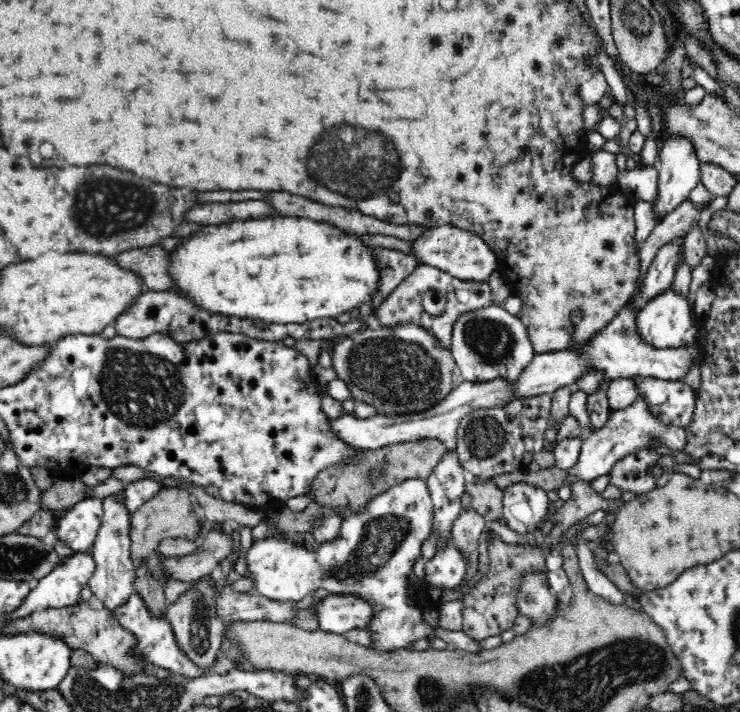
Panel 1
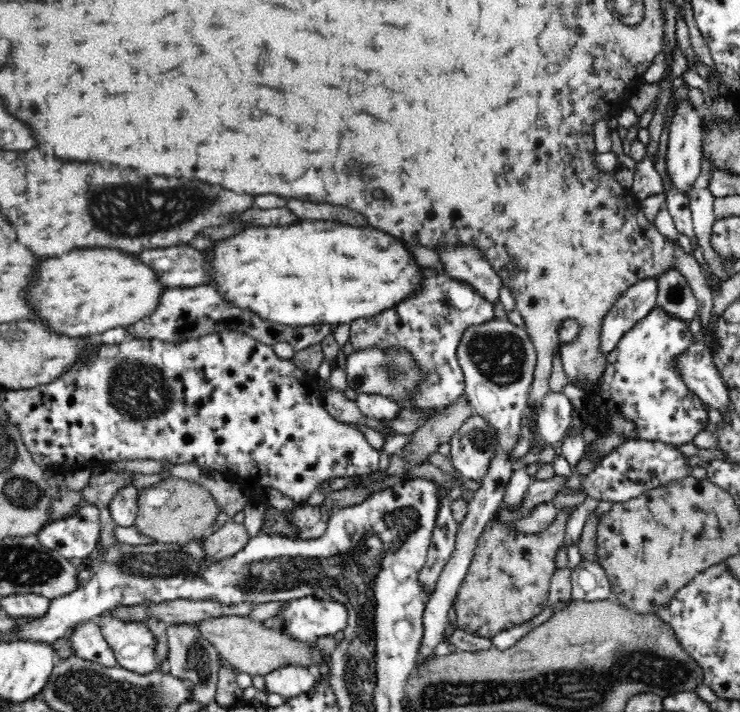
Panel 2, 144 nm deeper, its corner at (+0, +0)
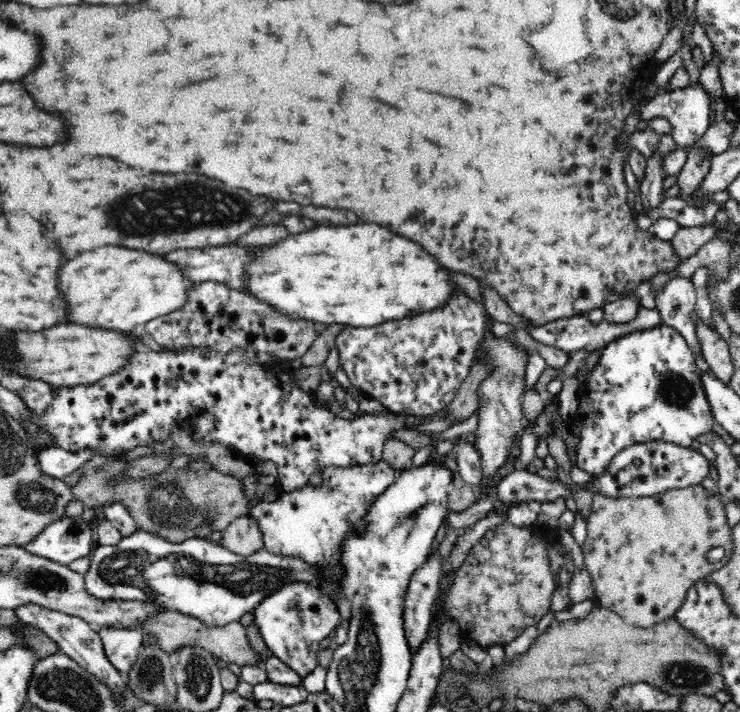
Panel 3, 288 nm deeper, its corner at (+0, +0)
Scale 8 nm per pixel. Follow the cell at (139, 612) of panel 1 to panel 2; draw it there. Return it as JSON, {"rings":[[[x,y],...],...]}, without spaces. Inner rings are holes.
{"rings":[[[104,612],[96,618],[96,624],[110,644],[118,666],[146,676],[160,672],[162,666],[168,664],[156,658],[158,640],[144,622],[136,618],[120,618],[116,612]]]}

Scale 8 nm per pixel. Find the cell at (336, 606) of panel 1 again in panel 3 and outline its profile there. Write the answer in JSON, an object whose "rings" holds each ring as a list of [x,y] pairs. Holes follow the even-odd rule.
{"rings":[[[290,584],[276,590],[272,596],[260,602],[254,610],[254,622],[260,630],[264,642],[272,648],[274,658],[292,668],[300,678],[306,678],[318,666],[318,646],[328,634],[338,626],[340,612],[336,602],[326,594],[324,588],[314,588],[308,584]]]}

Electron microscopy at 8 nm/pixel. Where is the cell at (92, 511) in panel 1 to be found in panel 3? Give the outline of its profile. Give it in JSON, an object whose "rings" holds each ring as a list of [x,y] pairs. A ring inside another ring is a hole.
{"rings":[[[62,518],[48,524],[32,542],[26,544],[26,548],[32,554],[70,566],[74,560],[92,556],[90,552],[96,550],[96,546],[92,546],[92,530],[96,526],[96,522],[86,522],[84,518]]]}

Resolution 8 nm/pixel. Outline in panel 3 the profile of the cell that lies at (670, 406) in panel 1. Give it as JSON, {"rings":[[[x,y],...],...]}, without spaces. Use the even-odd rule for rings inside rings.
{"rings":[[[668,324],[640,328],[610,342],[602,350],[600,364],[584,380],[576,420],[572,420],[572,426],[576,426],[576,430],[580,432],[576,468],[582,468],[592,476],[602,474],[610,460],[616,458],[618,452],[630,448],[632,444],[668,442],[680,448],[690,448],[692,442],[700,436],[712,434],[714,424],[716,420],[708,404],[708,396],[702,388],[702,374],[694,362],[694,350],[688,346],[686,338]]]}

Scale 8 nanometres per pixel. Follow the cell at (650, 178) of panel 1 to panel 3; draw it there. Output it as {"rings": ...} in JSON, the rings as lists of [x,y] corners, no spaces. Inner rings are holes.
{"rings":[[[668,278],[660,290],[654,290],[656,296],[656,308],[664,324],[676,328],[688,342],[688,346],[694,350],[694,354],[700,354],[700,344],[696,340],[696,328],[694,328],[694,306],[696,306],[696,288],[692,284],[692,278]]]}

